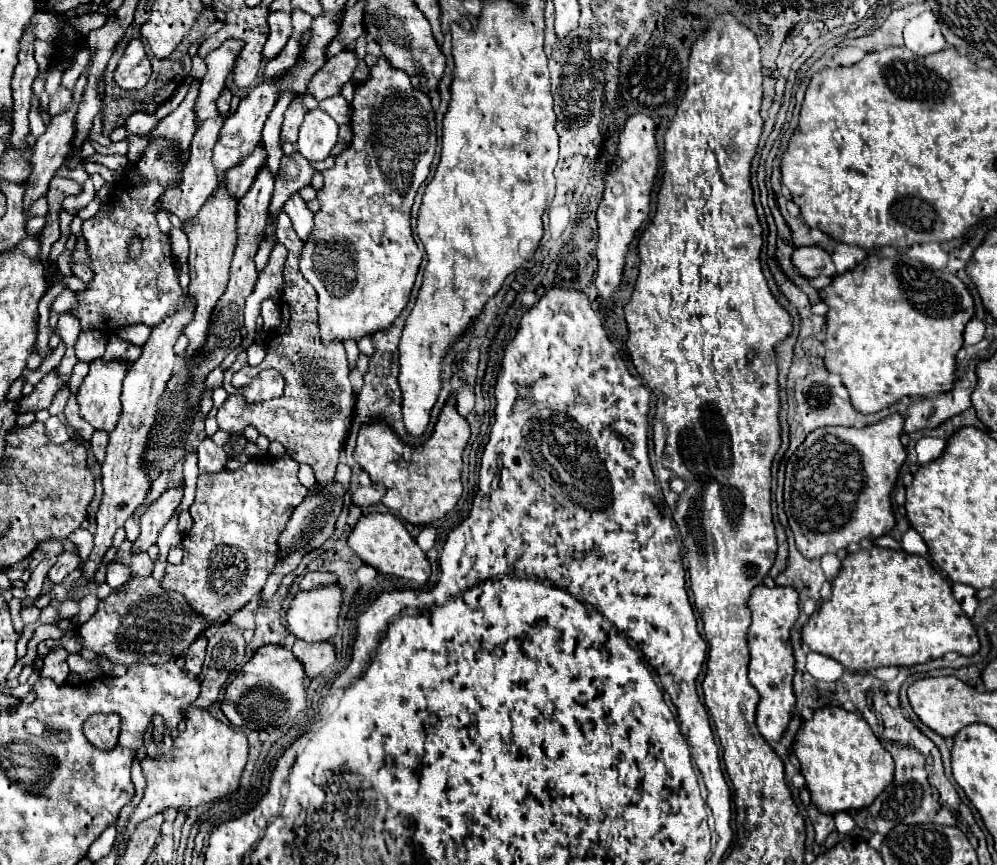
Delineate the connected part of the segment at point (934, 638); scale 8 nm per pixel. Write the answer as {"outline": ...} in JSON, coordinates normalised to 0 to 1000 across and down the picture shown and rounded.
{"outline":[[[875,631],[873,636],[861,636],[861,638],[851,640],[851,643],[845,647],[845,659],[843,659],[843,664],[841,664],[832,675],[835,675],[835,691],[828,694],[828,696],[824,696],[822,703],[812,712],[810,721],[804,726],[804,740],[806,740],[806,745],[812,747],[812,751],[841,763],[841,765],[843,765],[849,775],[853,775],[853,777],[859,777],[859,775],[863,775],[863,772],[879,775],[879,772],[885,772],[885,770],[919,770],[919,768],[931,765],[931,763],[945,761],[945,758],[951,756],[951,754],[959,754],[959,756],[963,756],[963,758],[977,758],[977,756],[983,751],[983,740],[981,740],[981,735],[979,735],[979,728],[977,728],[973,714],[965,708],[963,696],[957,691],[955,677],[951,677],[951,671],[947,671],[947,668],[935,657],[935,652],[933,652],[931,645],[917,643],[917,640],[911,640],[911,638],[905,638],[905,636],[893,636],[893,634]]]}

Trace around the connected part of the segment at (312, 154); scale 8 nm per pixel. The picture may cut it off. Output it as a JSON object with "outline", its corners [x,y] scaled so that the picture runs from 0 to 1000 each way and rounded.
{"outline":[[[321,125],[311,127],[301,146],[297,171],[299,176],[311,185],[321,187],[331,180],[339,160],[339,143]]]}

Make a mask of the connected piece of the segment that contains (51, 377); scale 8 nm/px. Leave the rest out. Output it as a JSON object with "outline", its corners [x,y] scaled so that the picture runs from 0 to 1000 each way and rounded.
{"outline":[[[50,430],[48,435],[44,435],[36,446],[34,453],[30,458],[22,458],[18,462],[18,479],[24,476],[38,476],[42,472],[48,472],[56,458],[56,453],[60,451],[64,442],[56,435],[56,430]]]}

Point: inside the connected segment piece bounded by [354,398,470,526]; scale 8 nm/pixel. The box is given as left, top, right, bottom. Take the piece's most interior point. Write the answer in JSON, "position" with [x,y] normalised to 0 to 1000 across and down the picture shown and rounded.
{"position":[423,560]}

